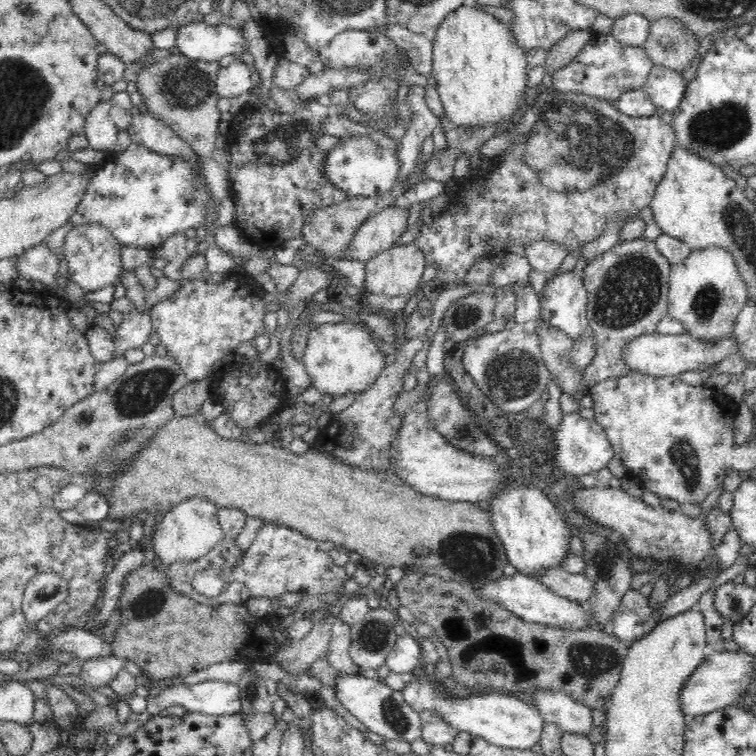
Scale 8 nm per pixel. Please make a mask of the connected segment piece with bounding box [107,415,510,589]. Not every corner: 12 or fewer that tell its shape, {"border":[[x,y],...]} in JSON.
{"border":[[174,416],[110,520],[210,498],[362,560],[478,589],[490,512],[309,448]]}

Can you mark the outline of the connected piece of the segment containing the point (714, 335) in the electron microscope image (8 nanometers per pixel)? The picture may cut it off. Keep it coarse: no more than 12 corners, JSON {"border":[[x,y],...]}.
{"border":[[692,250],[671,268],[667,316],[714,347],[749,295],[734,256]]}

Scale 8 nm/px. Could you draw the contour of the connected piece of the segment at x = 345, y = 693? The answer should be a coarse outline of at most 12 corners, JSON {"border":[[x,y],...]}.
{"border":[[338,672],[333,692],[385,740],[422,740],[420,713],[402,691]]}

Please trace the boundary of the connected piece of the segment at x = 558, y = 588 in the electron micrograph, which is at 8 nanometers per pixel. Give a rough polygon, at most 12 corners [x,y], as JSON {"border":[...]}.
{"border":[[564,568],[541,581],[560,596],[581,604],[595,595],[594,581]]}

